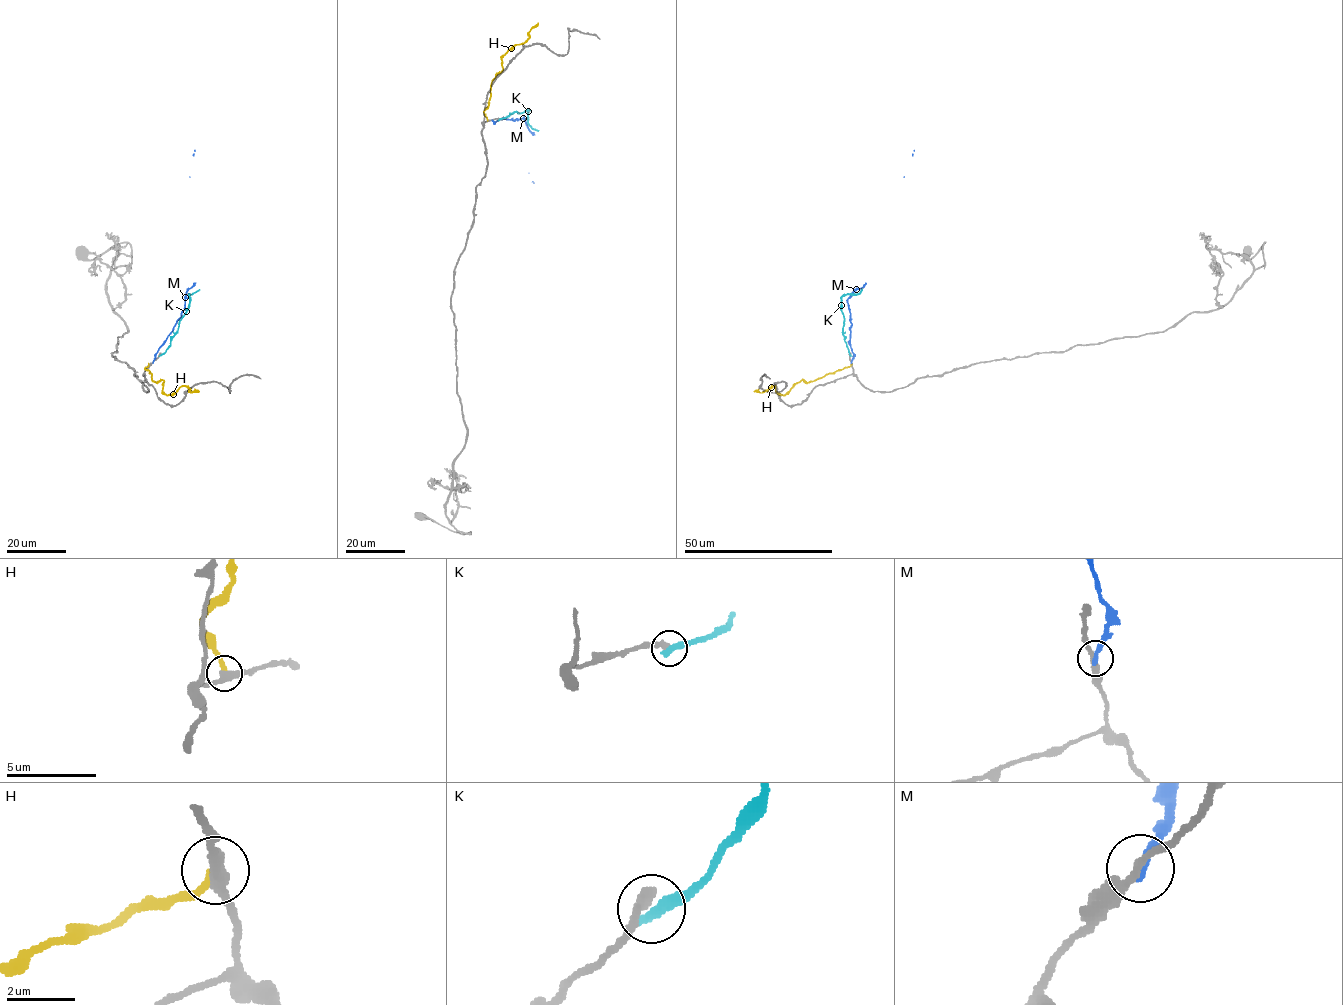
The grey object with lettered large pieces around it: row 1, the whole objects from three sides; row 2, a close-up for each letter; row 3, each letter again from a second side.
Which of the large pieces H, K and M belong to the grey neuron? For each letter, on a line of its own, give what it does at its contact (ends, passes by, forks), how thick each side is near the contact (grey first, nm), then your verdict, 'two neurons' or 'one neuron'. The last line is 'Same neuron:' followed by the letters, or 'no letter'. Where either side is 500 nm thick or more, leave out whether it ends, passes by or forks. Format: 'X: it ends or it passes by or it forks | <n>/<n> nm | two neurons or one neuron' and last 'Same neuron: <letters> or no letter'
H: it ends | 400/280 nm | two neurons
K: it ends | 380/360 nm | two neurons
M: it ends | 240/260 nm | two neurons
Same neuron: no letter

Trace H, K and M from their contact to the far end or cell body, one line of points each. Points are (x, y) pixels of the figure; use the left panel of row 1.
H: (148, 364), (145, 369), (155, 382), (164, 382), (165, 394), (173, 394), (184, 386), (191, 392), (199, 391)
K: (160, 355), (176, 332), (188, 308), (189, 294), (200, 290)
M: (152, 361), (180, 317), (186, 291), (194, 282), (194, 150)

